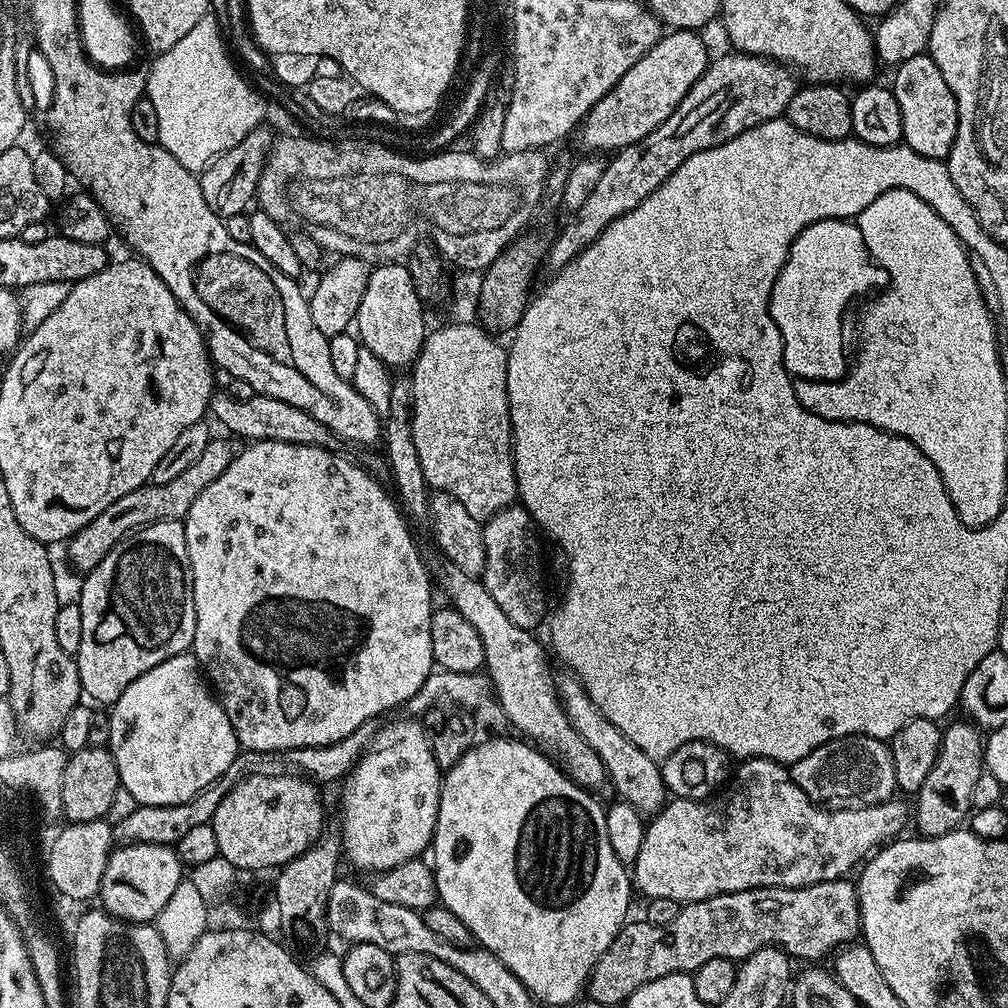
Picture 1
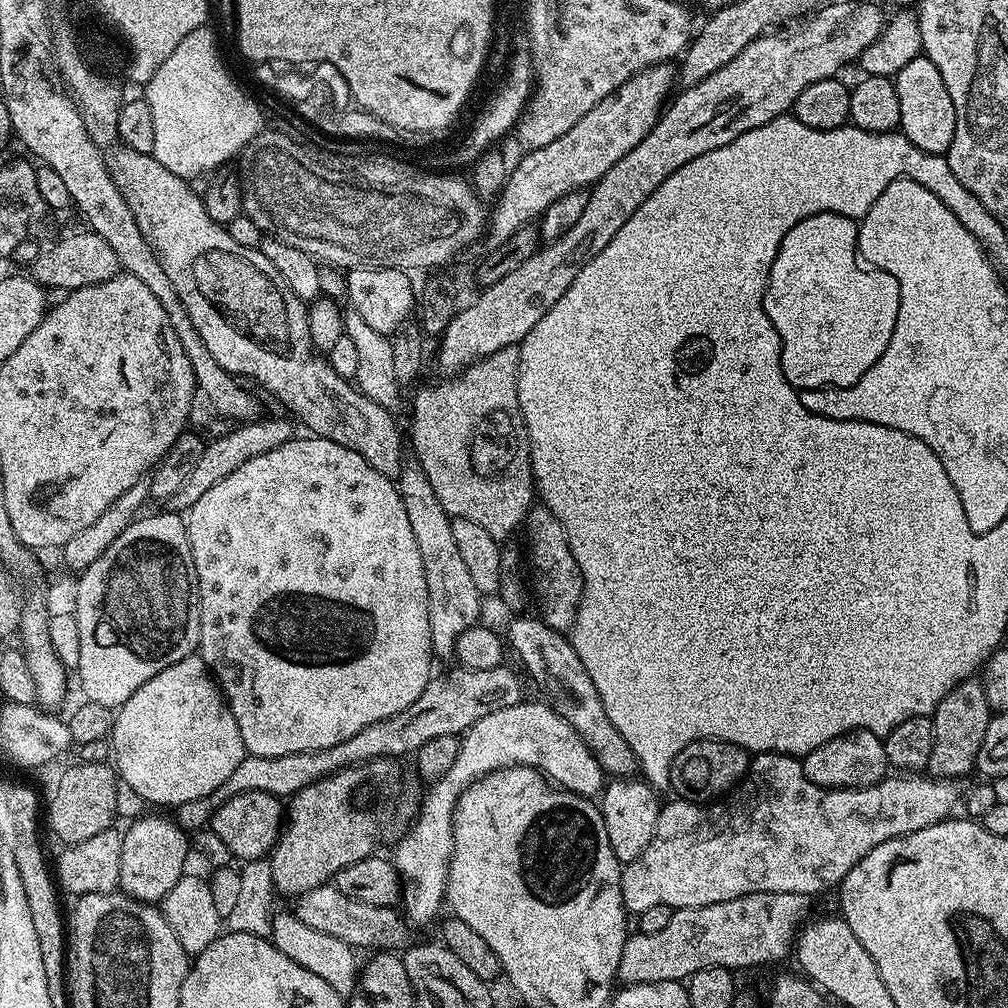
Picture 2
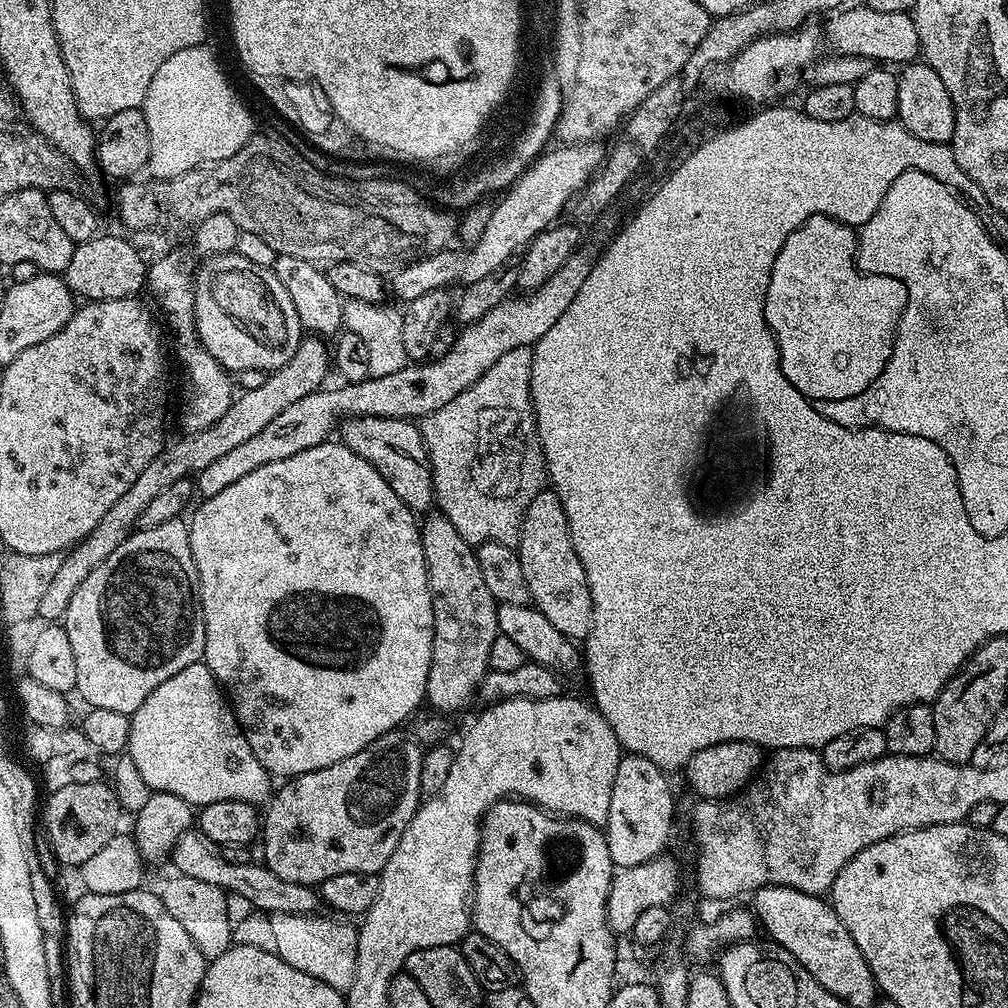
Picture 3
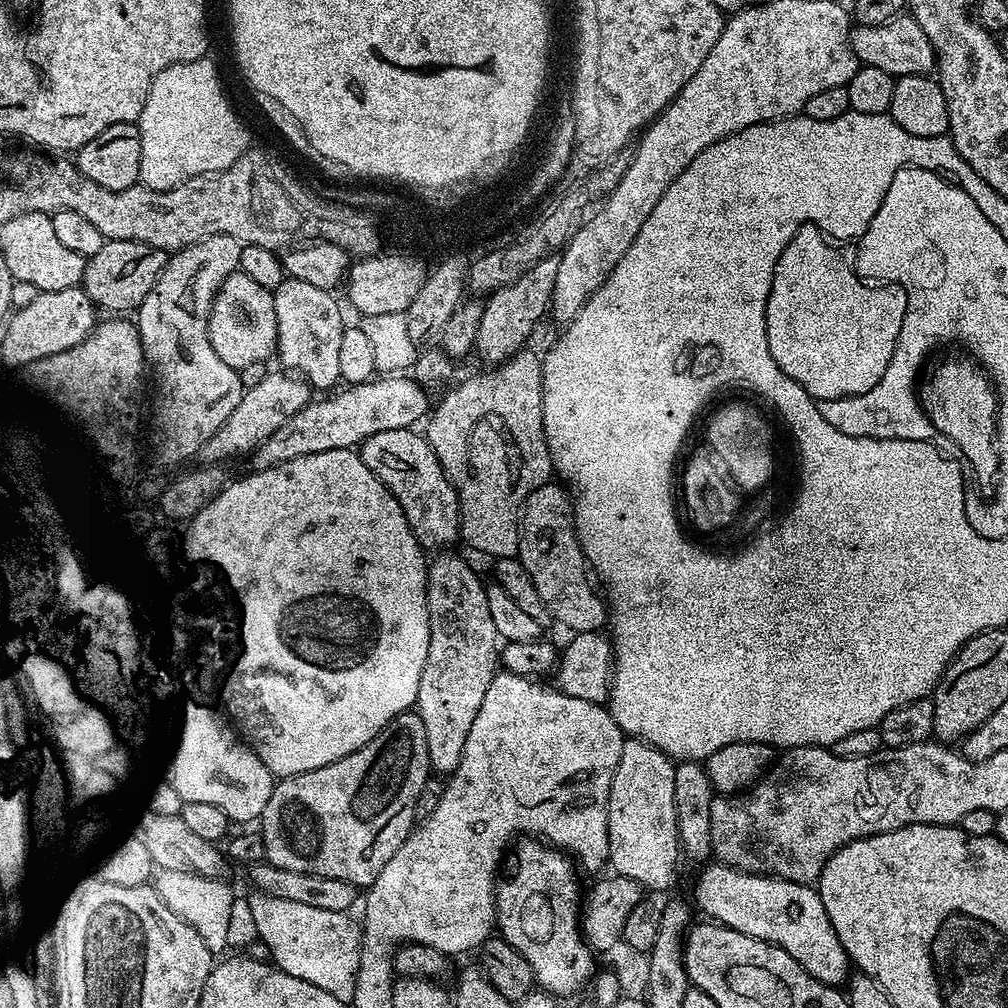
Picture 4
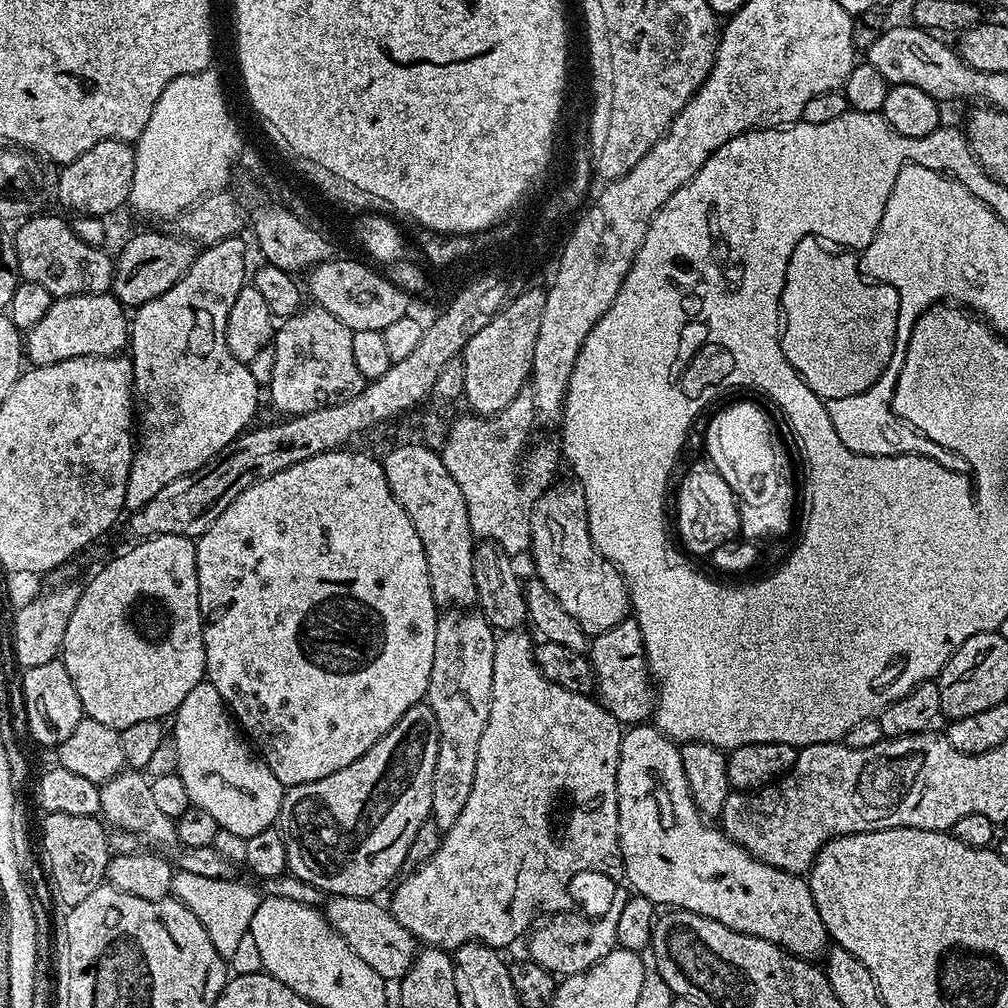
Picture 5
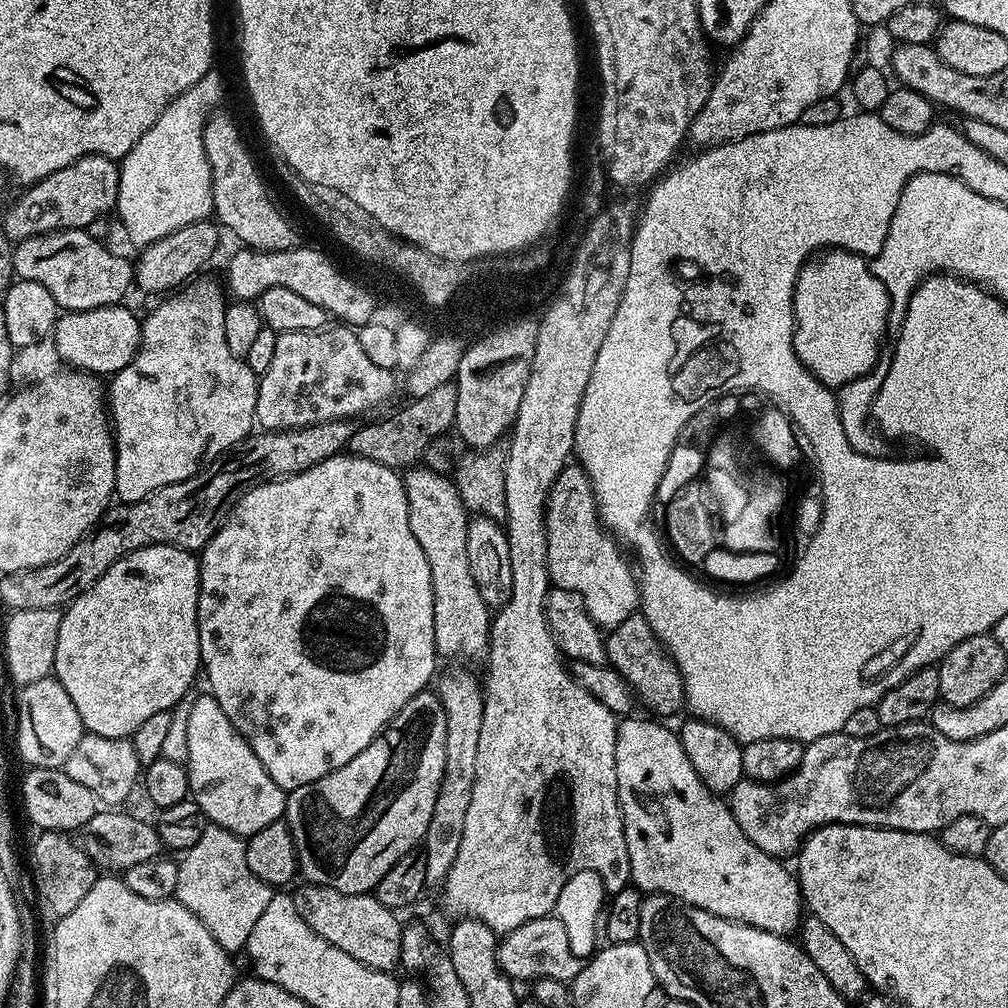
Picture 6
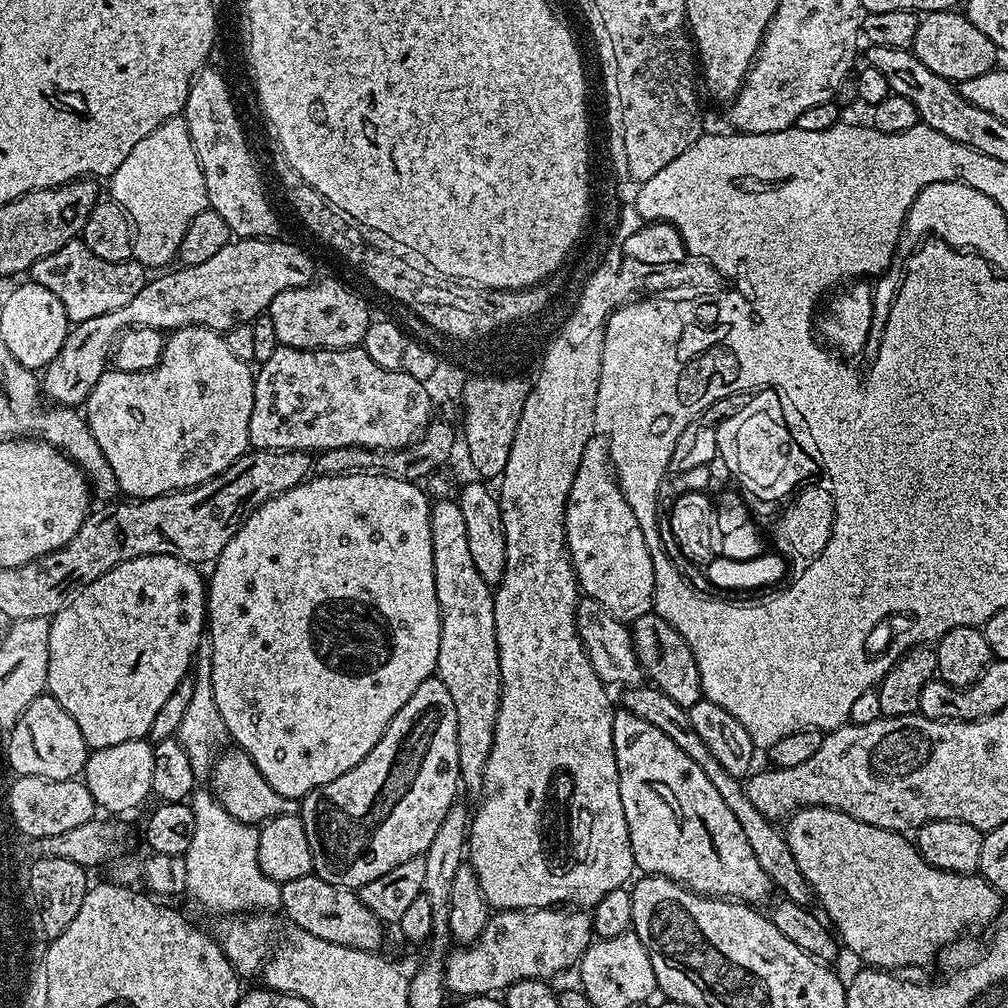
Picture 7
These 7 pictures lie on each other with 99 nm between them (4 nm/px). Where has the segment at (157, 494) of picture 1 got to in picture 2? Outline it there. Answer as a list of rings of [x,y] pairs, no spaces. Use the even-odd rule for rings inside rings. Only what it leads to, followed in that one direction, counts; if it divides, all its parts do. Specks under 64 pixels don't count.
[[[280,416],[274,417],[273,420],[261,418],[253,422],[244,422],[235,428],[238,429],[229,436],[220,436],[213,444],[205,443],[204,452],[200,455],[200,461],[194,474],[190,474],[186,486],[182,486],[182,490],[174,498],[175,503],[181,504],[181,509],[192,508],[194,502],[198,502],[198,498],[202,498],[202,494],[206,494],[206,490],[218,486],[218,482],[222,482],[222,478],[226,478],[226,474],[234,474],[234,470],[238,470],[238,466],[242,466],[242,462],[250,462],[250,458],[258,458],[260,454],[266,454],[268,450],[282,446],[294,436],[291,422],[283,420]]]

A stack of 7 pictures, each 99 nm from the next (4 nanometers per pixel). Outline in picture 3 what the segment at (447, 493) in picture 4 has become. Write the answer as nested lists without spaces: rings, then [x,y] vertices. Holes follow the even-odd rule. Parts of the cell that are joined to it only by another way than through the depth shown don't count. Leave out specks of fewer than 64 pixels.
[[[352,414],[339,425],[338,436],[345,446],[358,454],[358,458],[366,458],[366,462],[370,462],[370,466],[374,466],[374,470],[388,480],[390,490],[394,490],[394,494],[398,494],[398,498],[402,498],[404,505],[411,508],[413,513],[424,514],[431,509],[428,507],[433,507],[432,467],[424,445],[424,435],[411,419]]]

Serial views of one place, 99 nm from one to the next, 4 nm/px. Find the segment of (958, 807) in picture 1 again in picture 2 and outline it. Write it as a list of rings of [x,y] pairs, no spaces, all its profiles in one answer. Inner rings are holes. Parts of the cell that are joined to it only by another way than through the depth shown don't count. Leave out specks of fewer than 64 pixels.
[[[979,679],[963,682],[942,700],[931,717],[934,726],[934,750],[930,754],[927,771],[936,778],[957,778],[976,768],[978,750],[982,738],[986,738],[986,726],[993,718],[986,690]]]

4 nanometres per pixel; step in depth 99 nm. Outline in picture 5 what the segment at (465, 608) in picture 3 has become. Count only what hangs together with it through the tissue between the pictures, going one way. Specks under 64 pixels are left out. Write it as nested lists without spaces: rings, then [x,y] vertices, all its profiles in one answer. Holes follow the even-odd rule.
[[[444,610],[439,613],[434,634],[434,662],[430,666],[430,682],[426,702],[434,710],[438,722],[438,758],[434,762],[434,778],[430,798],[431,819],[441,830],[454,826],[466,798],[474,784],[474,770],[478,762],[478,742],[490,714],[492,683],[494,682],[494,650],[498,636],[488,619],[476,610]]]

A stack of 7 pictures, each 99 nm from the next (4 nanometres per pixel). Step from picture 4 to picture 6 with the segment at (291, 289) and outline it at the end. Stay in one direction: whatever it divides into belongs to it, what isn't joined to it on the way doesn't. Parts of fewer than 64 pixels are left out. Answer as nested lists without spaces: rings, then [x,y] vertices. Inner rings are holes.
[[[325,326],[319,330],[294,330],[293,332],[279,333],[277,342],[275,343],[274,358],[271,359],[270,368],[259,377],[257,386],[257,406],[255,423],[261,429],[270,432],[290,432],[293,428],[306,428],[321,424],[322,422],[330,422],[331,420],[352,420],[360,416],[363,412],[372,412],[375,408],[380,408],[392,395],[396,392],[396,376],[397,373],[391,368],[383,368],[377,366],[370,358],[366,358],[362,346],[358,342],[355,331],[348,326],[336,326],[340,328],[331,328]]]

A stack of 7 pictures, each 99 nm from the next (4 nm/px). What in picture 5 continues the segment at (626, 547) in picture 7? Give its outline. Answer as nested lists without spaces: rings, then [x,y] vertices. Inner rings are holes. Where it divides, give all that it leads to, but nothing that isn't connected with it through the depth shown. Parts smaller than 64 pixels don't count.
[[[574,478],[557,479],[549,484],[548,489],[537,496],[530,510],[530,557],[536,567],[535,579],[540,580],[558,602],[562,602],[562,610],[582,626],[582,630],[594,637],[610,630],[610,626],[618,626],[629,615],[628,587],[622,574],[594,546],[588,529],[588,511],[586,510],[586,494],[580,483]]]

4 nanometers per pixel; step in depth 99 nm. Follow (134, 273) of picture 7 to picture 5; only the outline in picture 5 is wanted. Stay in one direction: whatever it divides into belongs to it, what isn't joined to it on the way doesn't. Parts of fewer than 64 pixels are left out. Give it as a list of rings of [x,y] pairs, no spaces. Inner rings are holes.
[[[44,215],[27,217],[16,232],[14,247],[19,275],[30,282],[38,282],[38,286],[46,286],[53,298],[108,292],[112,287],[113,257],[108,257],[103,247],[95,248],[82,242],[67,219]]]

